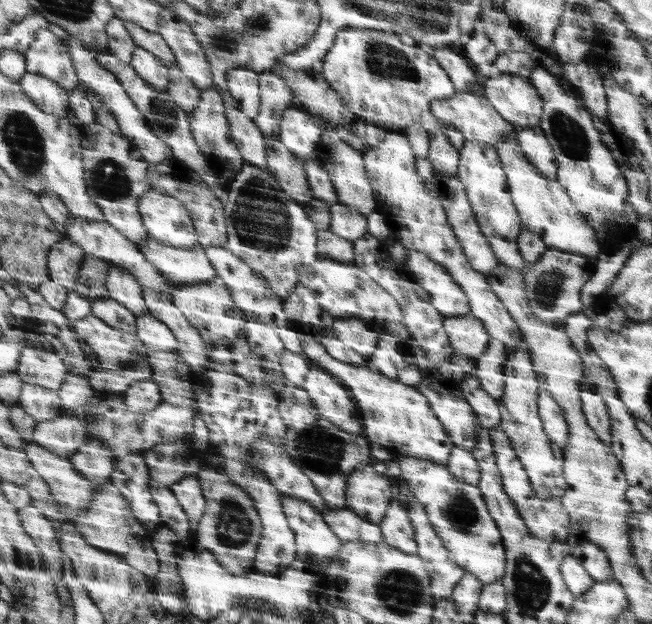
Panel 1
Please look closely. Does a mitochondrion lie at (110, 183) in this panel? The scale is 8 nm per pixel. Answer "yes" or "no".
yes

